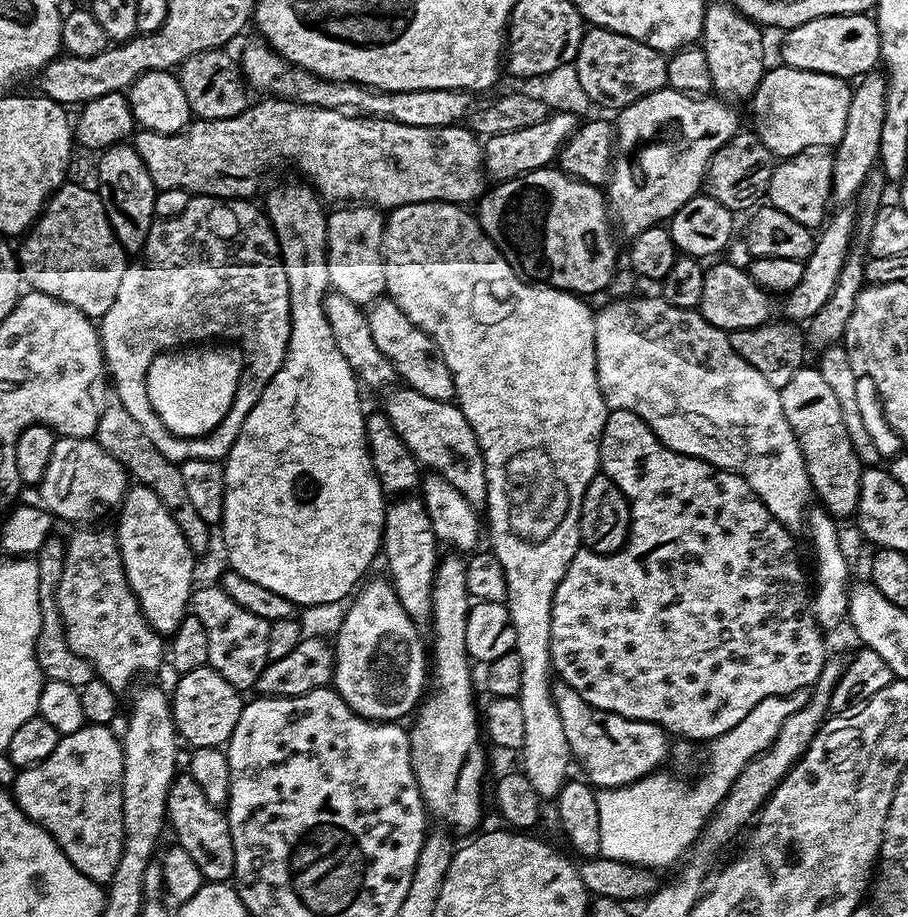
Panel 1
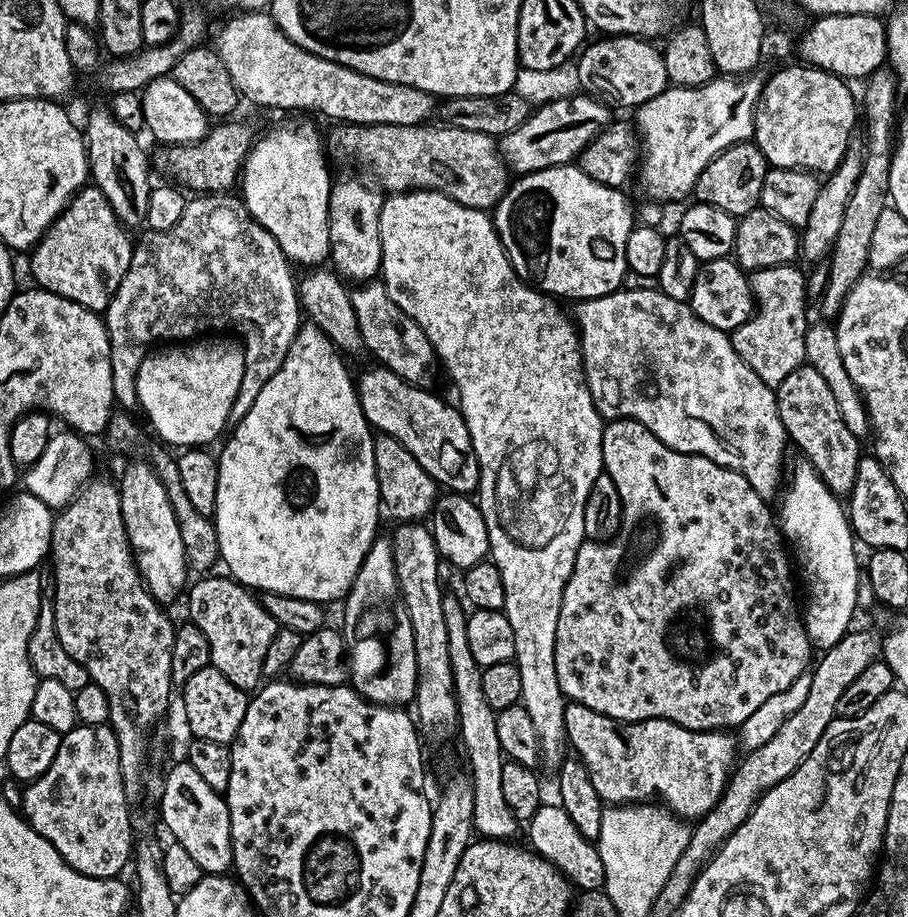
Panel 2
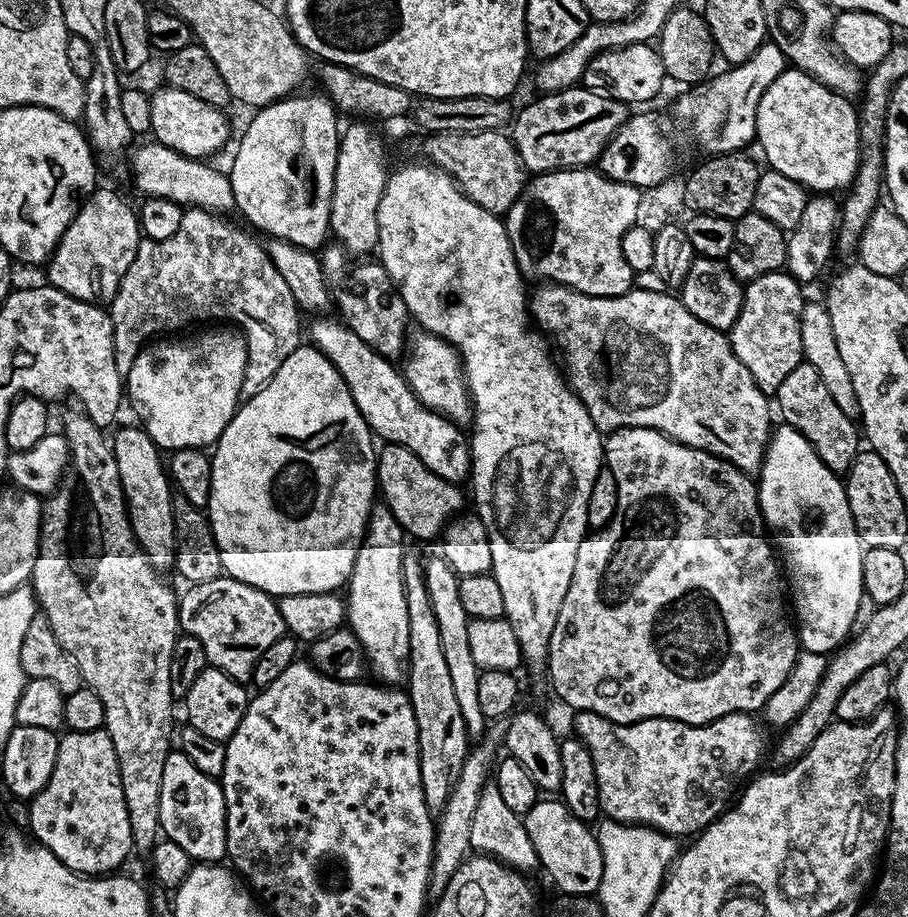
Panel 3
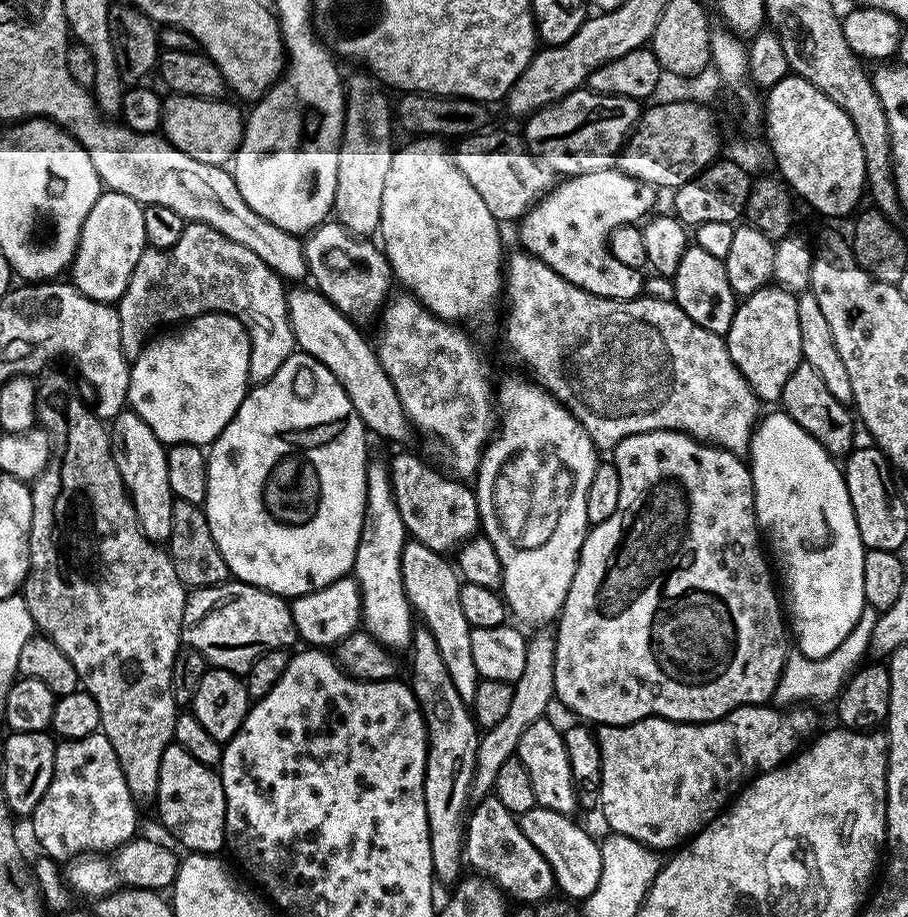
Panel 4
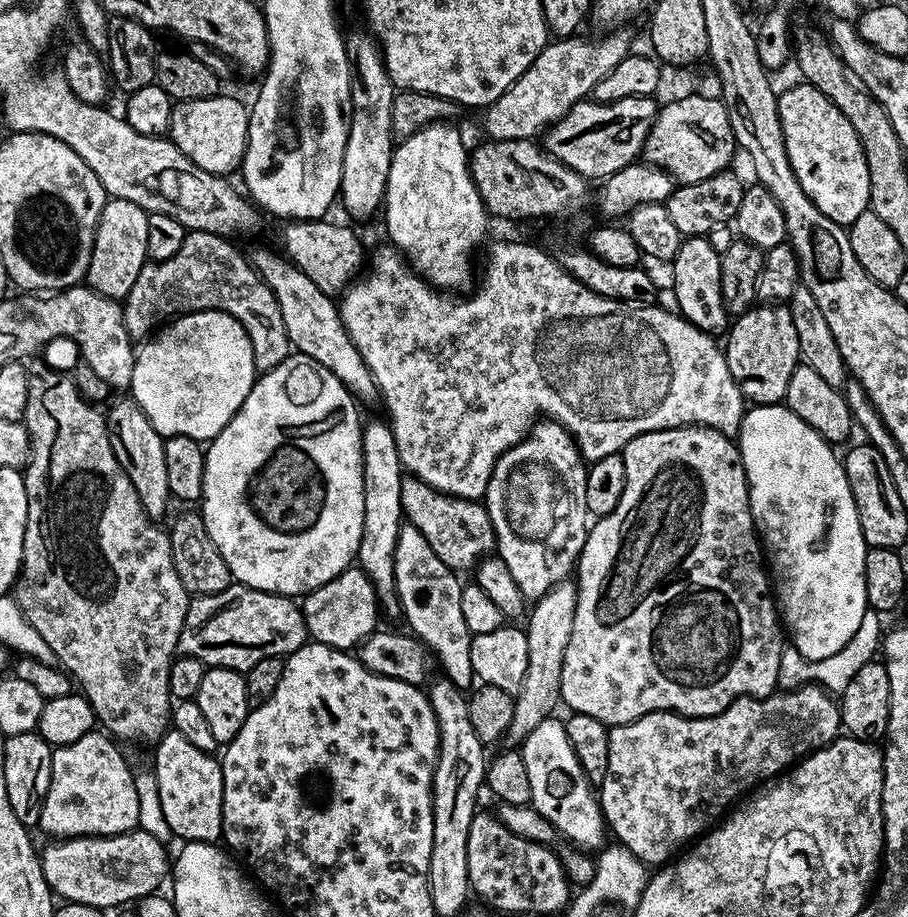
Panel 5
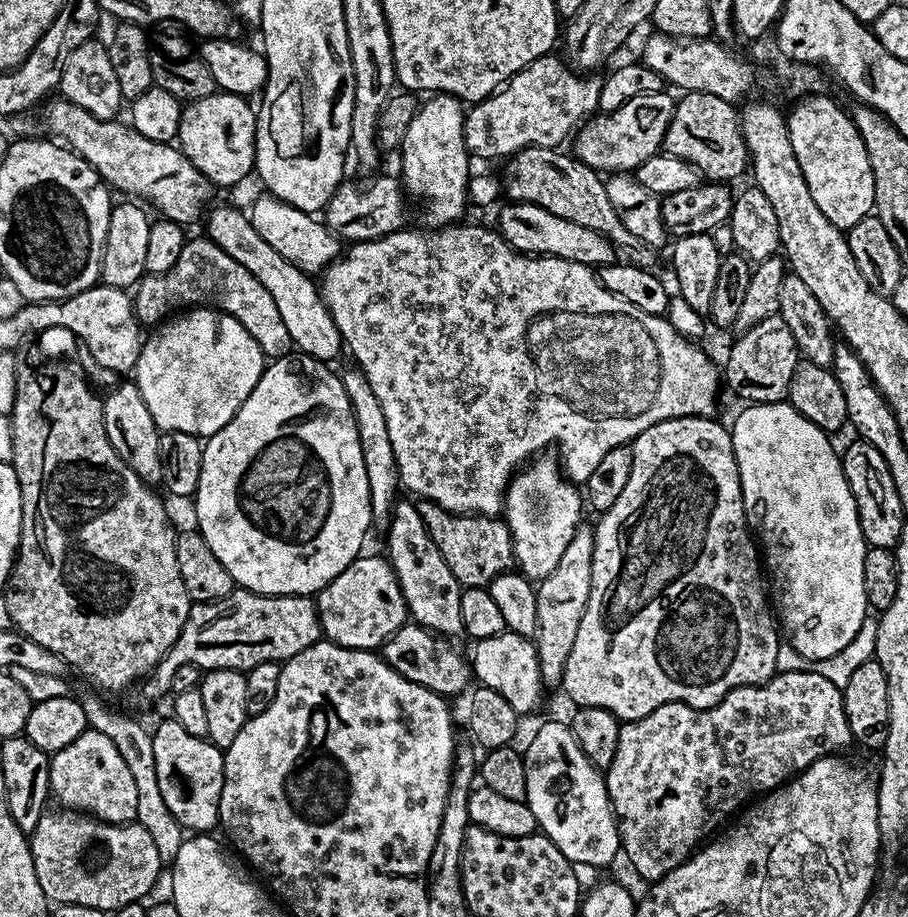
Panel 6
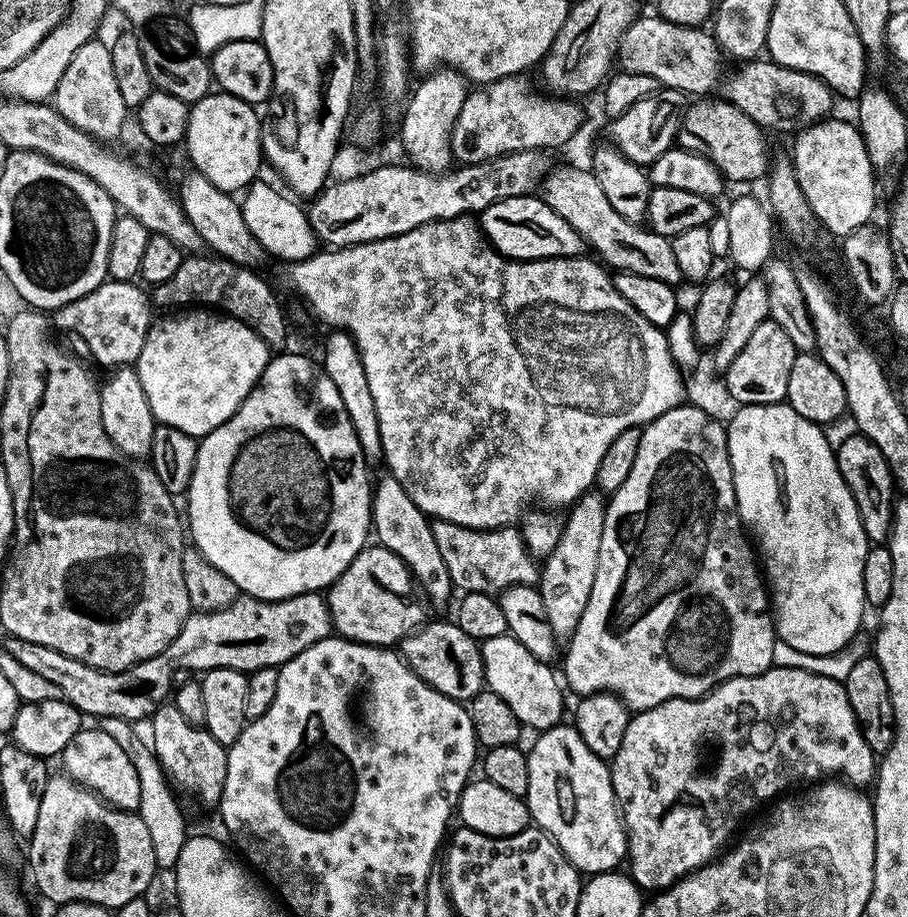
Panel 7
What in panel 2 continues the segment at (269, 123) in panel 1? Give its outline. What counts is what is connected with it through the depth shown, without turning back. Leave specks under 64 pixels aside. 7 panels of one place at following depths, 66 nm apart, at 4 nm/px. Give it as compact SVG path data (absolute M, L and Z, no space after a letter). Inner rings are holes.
M220 122L209 127L208 133L201 140L192 144L169 144L163 149L160 164L185 189L193 188L196 194L224 194L237 187L242 176L244 159L254 143L254 135L244 124ZM436 122L414 126L341 123L333 128L336 129L326 136L326 148L331 159L349 160L350 163L357 164L362 171L369 172L377 180L375 183L388 194L417 190L441 192L454 198L454 202L462 206L492 210L502 198L502 194L506 194L510 183L510 173L504 159L500 157L497 137L478 134L478 130L458 130Z

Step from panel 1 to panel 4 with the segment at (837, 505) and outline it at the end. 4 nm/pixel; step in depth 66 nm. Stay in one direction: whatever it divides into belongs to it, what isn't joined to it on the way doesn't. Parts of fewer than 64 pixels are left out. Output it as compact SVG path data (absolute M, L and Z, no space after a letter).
M803 362L799 364L794 374L790 374L780 395L779 403L782 405L783 412L790 418L794 418L794 422L798 422L798 426L802 426L802 430L806 430L806 434L810 434L810 438L818 441L833 458L847 457L852 451L854 447L854 441L852 441L853 413L849 405L838 402L838 398L834 398L834 394L826 390L826 382L822 382L814 366Z

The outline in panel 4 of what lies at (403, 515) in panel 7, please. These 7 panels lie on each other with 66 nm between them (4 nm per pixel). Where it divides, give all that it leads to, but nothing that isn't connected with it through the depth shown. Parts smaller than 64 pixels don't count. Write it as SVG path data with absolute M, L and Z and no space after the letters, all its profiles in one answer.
M409 539L402 550L402 578L412 611L419 623L434 634L434 642L438 642L438 654L442 654L442 662L450 673L458 694L462 694L464 703L471 706L474 702L474 690L478 690L478 682L482 679L474 666L474 653L470 646L472 628L462 615L462 602L458 598L461 577L447 555L430 550L430 546L422 546L417 540Z

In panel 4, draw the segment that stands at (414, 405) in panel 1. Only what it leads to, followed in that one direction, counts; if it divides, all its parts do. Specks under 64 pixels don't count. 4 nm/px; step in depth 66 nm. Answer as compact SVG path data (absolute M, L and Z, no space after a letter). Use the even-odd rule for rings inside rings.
M296 286L288 292L288 321L294 330L296 348L310 354L346 390L358 418L362 418L365 429L373 437L381 436L384 440L404 440L410 433L410 421L404 413L402 402L394 390L394 382L386 374L375 347L359 332L357 325L341 314L324 295L315 287ZM376 435L376 436L375 436Z

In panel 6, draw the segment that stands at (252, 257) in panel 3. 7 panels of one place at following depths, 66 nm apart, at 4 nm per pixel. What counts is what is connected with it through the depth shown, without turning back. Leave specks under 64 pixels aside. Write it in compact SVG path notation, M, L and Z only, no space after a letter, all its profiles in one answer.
M207 238L185 239L178 262L174 262L174 266L166 270L166 274L147 274L135 285L132 305L137 321L144 326L159 325L181 310L214 308L242 322L250 338L258 342L265 357L286 356L294 348L290 334L278 315L278 306L274 306L274 298L270 298L266 286L262 286L262 282L258 282L258 278L254 278L254 274L246 270L246 266L234 262L234 258L230 258L230 254L222 250L222 246Z

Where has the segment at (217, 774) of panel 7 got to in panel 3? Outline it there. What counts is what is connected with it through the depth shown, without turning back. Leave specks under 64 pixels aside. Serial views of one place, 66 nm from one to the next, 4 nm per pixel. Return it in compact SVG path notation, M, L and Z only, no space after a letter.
M179 750L169 752L162 770L162 794L158 802L159 831L174 841L194 862L215 864L228 854L224 787L214 776L202 774Z

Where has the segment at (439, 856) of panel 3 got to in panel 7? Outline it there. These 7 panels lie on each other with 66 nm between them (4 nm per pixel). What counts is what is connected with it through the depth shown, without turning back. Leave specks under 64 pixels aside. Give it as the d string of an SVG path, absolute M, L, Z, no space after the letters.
M589 490L584 493L583 496L580 497L579 500L576 501L575 504L571 505L567 509L567 516L563 519L562 527L560 529L560 537L558 538L558 542L554 546L554 550L550 553L549 556L543 561L542 567L540 568L540 578L538 581L538 591L540 593L540 597L542 598L542 606L546 606L546 618L550 622L550 630L554 630L554 634L556 635L557 641L567 642L572 639L572 635L574 634L574 630L578 626L578 618L582 618L582 610L586 610L586 601L590 599L590 589L594 587L594 574L598 574L598 550L602 547L602 526L606 526L606 500L603 495L599 491Z

